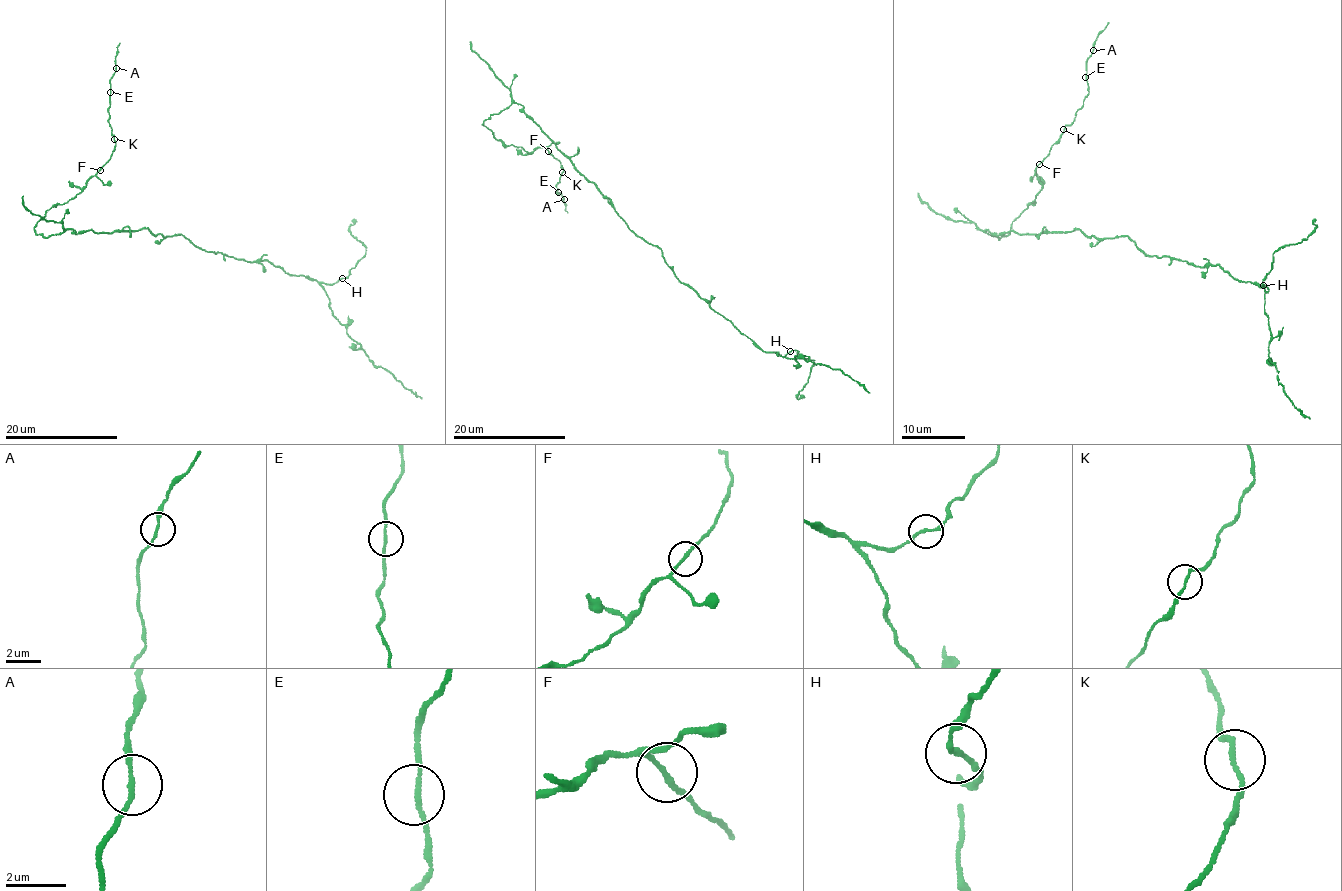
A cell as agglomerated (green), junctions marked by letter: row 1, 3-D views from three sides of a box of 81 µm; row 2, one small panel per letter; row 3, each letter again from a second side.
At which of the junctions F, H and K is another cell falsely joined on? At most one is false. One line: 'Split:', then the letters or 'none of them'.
Split: none of them

